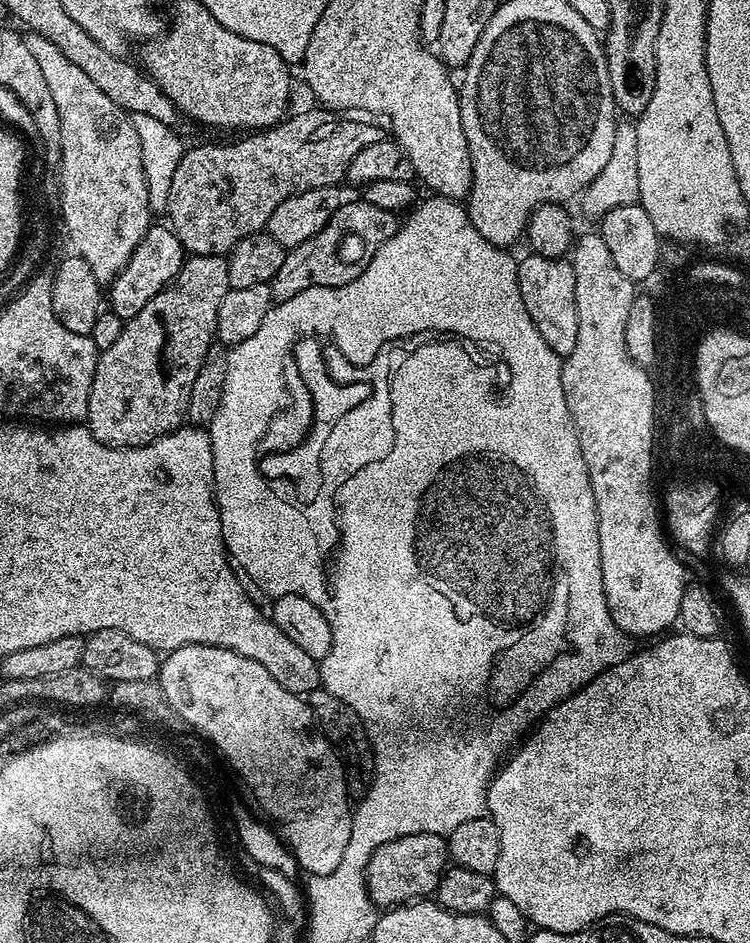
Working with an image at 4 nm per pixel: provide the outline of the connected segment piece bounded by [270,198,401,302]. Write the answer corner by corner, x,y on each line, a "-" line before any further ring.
356,198
349,204
348,201
341,203
340,208
334,210
334,218
330,218
330,222
326,222
326,226
322,230
318,230
318,234
314,234
314,238
306,238
306,242
285,251
282,267
270,281
273,301
289,300
294,298
294,294
302,294
302,290
341,288
354,282
364,273
366,266
370,266
370,258
374,258
378,246
385,244
400,228
400,225
401,221
398,219
397,213
381,210
379,206
370,206
363,198

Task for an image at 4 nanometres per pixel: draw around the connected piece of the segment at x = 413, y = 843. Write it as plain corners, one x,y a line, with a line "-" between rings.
410,834
406,838
394,838
394,842
386,842
384,846
378,846
368,863
368,869
364,872
364,883
368,886
368,897
377,909
387,910
396,907
397,904
410,904
421,898
428,898
435,893
440,885
440,879
444,877
449,867
447,839
438,834

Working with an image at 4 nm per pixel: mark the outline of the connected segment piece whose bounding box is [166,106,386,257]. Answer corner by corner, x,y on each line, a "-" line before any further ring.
312,106
309,112
300,112
297,116
289,115
287,118
274,125
272,128
253,131
245,140
236,140
233,144
200,144
197,148
189,147
184,153
182,162
178,162
178,170
174,170
174,182
170,182
170,202
168,203
168,211
166,213
167,223
173,232
182,242
185,253
194,256
222,256
227,257
232,251
234,245
242,242
242,238
246,238
255,232
262,232
267,229
270,214
274,214
276,209
282,202
286,202
286,198
294,198
294,194
302,194
302,190
314,190
322,186
336,186
347,177
350,162
354,162
354,158
361,152
366,150
366,146
385,139
386,132
383,127
380,128
379,123
369,122
364,118
349,118
347,115
339,112
333,112
323,106

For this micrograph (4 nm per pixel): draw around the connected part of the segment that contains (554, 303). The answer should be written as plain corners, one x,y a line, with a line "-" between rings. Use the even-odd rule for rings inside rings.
528,254
516,265
518,290
522,290
522,302
530,313
530,322
538,326
542,342
561,358
568,356
578,346
578,302
574,302
574,266
568,258
542,258

